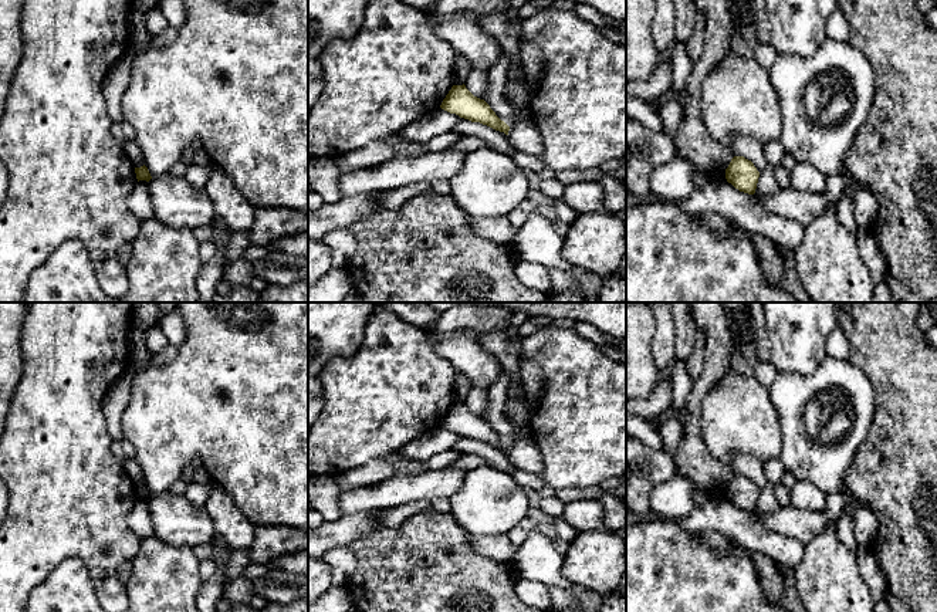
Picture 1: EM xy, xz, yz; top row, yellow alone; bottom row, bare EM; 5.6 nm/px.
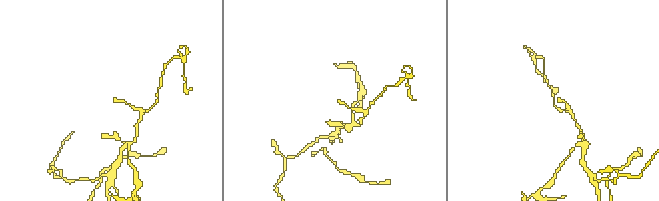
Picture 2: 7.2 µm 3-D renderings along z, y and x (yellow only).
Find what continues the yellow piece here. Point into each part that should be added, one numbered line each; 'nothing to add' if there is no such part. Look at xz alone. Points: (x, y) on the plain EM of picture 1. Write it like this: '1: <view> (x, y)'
nothing to add

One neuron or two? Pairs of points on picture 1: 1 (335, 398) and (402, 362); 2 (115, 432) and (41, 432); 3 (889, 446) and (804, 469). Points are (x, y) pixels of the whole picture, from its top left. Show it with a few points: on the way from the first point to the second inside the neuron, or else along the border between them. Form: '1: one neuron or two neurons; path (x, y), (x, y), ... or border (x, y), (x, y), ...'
1: one neuron; path (352, 398), (366, 398), (385, 379)
2: two neurons; border (102, 399), (105, 430), (112, 439)
3: two neurons; border (870, 425), (845, 474), (844, 486)

